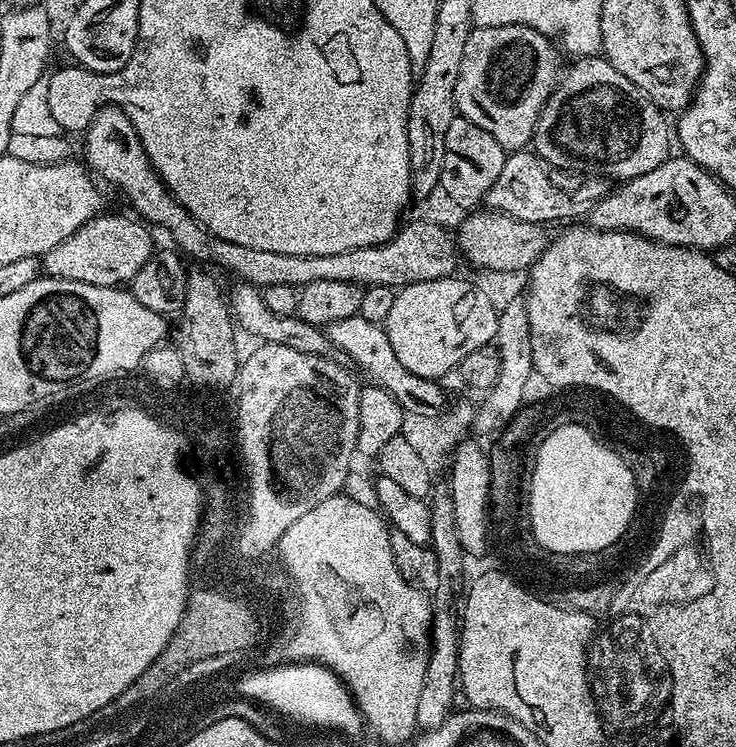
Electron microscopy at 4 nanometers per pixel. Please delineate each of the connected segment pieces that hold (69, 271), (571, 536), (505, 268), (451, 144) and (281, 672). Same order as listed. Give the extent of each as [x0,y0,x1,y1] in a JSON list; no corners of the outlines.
[[43,214,154,288],[527,430,636,555],[454,210,550,272],[439,114,505,209],[238,662,349,730]]

